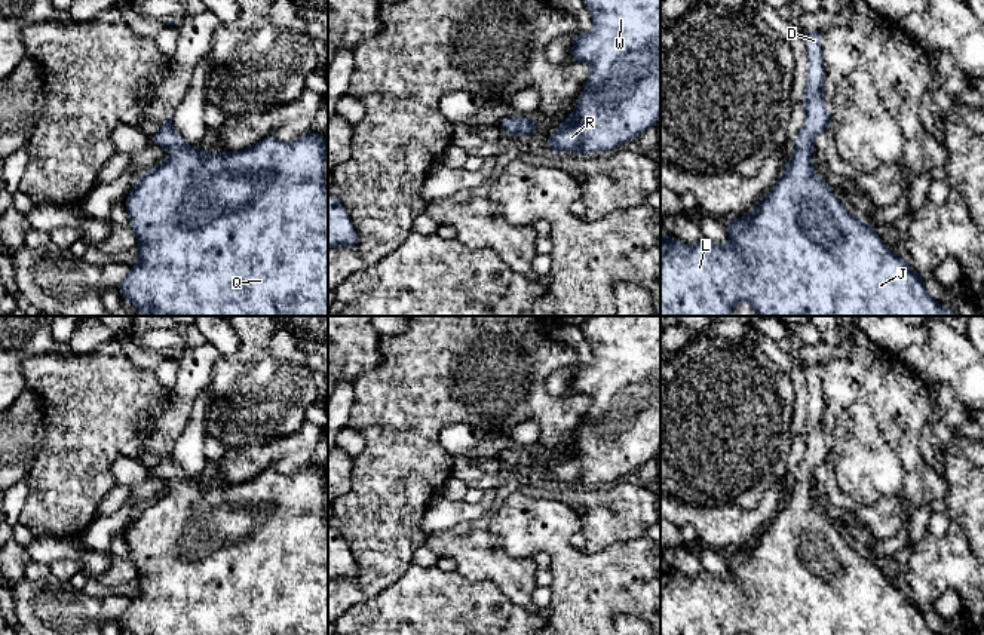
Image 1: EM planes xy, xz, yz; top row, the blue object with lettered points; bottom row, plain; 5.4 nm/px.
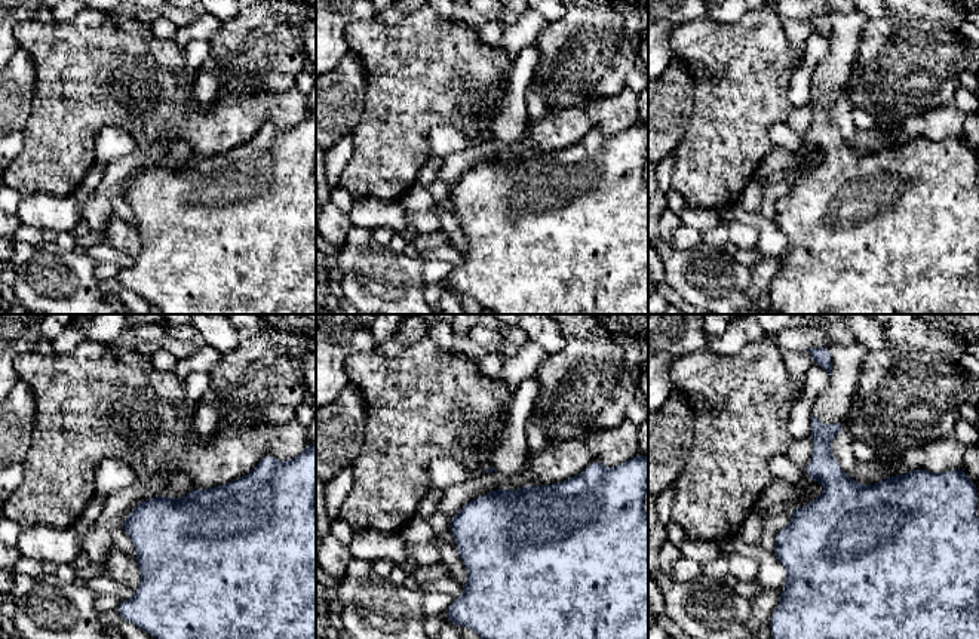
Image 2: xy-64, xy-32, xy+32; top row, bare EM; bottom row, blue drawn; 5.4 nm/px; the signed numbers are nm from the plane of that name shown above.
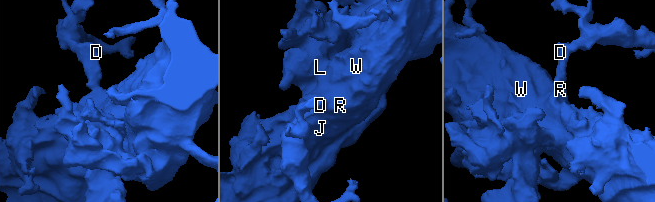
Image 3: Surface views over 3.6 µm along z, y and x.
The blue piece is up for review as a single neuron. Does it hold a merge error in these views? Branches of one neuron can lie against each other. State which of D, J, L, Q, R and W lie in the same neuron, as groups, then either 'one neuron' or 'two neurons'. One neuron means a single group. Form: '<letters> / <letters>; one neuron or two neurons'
D J L Q R W; one neuron

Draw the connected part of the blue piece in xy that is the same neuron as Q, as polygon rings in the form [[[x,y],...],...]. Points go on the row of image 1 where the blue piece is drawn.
[[[169,116],[151,136],[151,142],[168,150],[171,156],[142,174],[126,197],[125,209],[131,231],[138,240],[138,261],[131,266],[129,274],[119,285],[122,300],[131,301],[141,316],[328,316],[328,190],[322,181],[328,145],[325,136],[313,131],[294,141],[282,141],[270,135],[251,148],[205,153],[200,147],[186,144],[181,134],[172,128],[172,116]]]

